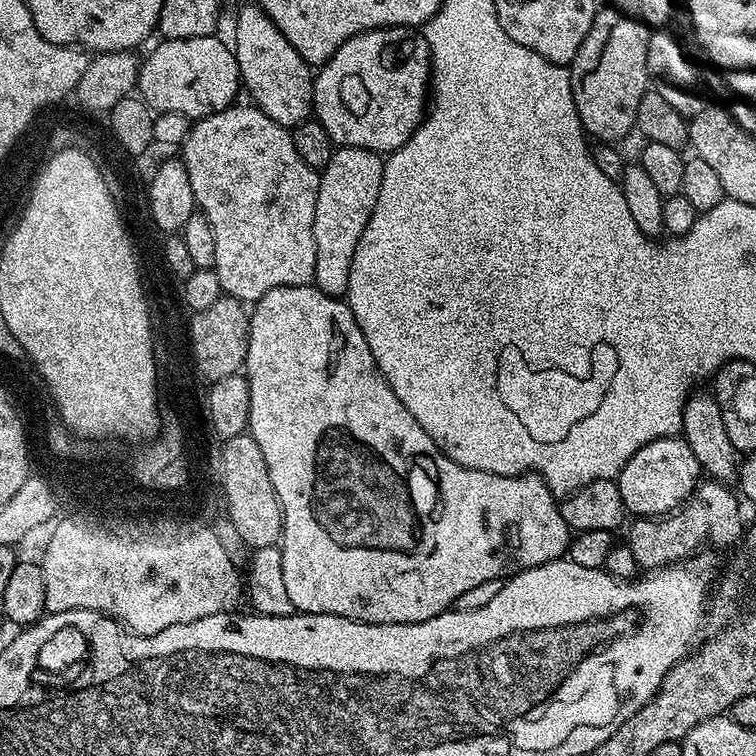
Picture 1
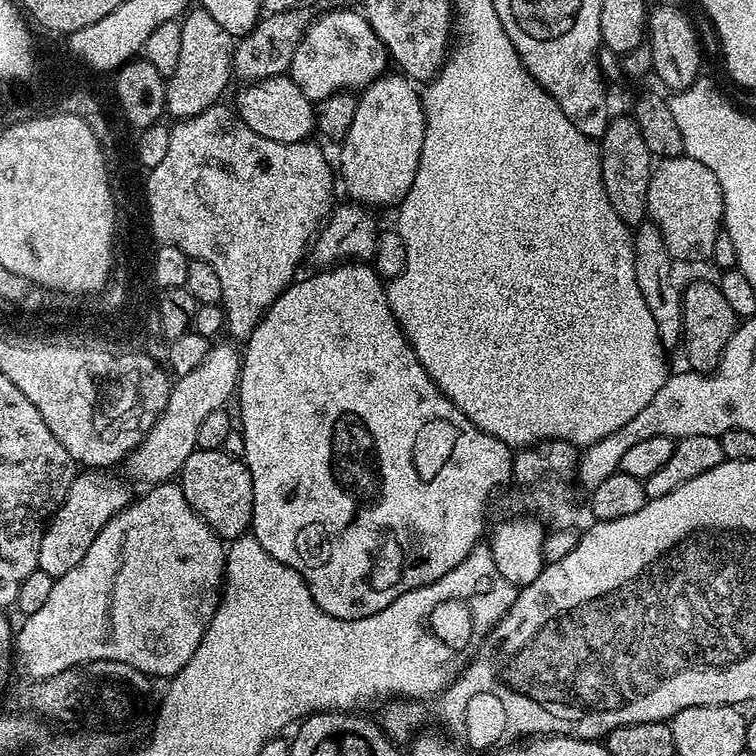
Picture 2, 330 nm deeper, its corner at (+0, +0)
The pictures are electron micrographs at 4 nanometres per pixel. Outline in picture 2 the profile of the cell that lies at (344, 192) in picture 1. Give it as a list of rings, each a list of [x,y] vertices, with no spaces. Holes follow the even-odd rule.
[[[385,75],[379,80],[375,80],[373,84],[369,84],[367,88],[359,93],[358,103],[356,105],[356,113],[354,114],[354,126],[350,126],[350,134],[346,134],[346,138],[339,145],[340,148],[340,168],[338,164],[338,176],[344,179],[344,188],[349,192],[351,199],[357,204],[365,206],[377,206],[376,204],[392,204],[399,205],[400,201],[406,198],[406,194],[410,190],[410,185],[414,183],[414,174],[418,174],[418,158],[422,154],[422,138],[424,137],[424,106],[422,96],[419,91],[415,92],[413,85],[407,79],[401,78],[399,75]]]

